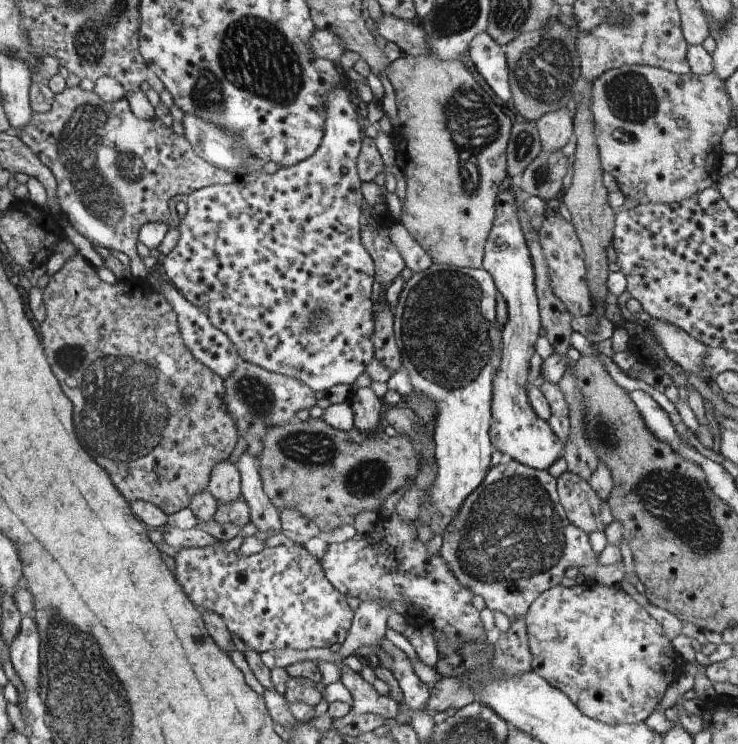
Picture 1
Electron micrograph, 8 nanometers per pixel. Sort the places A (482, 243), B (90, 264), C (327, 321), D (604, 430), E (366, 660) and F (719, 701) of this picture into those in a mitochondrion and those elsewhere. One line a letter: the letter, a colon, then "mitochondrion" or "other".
A: other
B: other
C: mitochondrion
D: mitochondrion
E: other
F: other

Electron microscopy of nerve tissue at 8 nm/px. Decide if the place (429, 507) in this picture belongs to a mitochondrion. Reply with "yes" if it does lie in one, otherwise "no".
yes

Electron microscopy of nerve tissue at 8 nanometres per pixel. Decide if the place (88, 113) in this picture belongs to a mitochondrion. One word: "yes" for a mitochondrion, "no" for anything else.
yes

